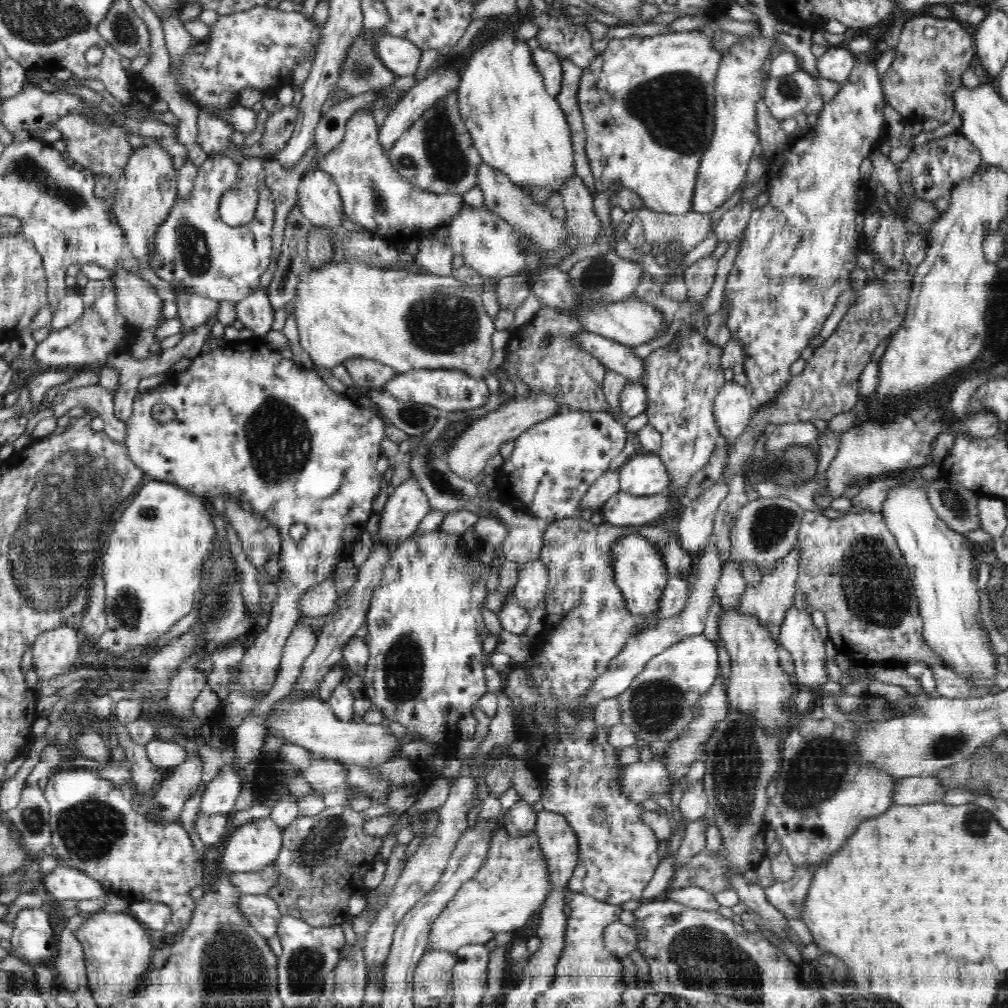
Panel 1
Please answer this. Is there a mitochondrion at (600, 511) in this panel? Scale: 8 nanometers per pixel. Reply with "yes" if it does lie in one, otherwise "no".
no

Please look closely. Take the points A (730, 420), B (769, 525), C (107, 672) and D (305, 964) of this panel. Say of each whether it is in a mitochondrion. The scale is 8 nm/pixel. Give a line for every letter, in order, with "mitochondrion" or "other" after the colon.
A: other
B: mitochondrion
C: other
D: mitochondrion

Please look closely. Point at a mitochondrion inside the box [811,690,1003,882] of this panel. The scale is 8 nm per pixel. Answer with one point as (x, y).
(945, 745)

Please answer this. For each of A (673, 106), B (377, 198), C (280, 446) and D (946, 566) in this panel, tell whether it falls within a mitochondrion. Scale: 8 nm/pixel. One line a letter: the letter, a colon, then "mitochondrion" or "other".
A: mitochondrion
B: mitochondrion
C: mitochondrion
D: other

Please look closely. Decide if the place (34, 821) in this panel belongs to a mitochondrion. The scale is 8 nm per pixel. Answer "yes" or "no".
yes

